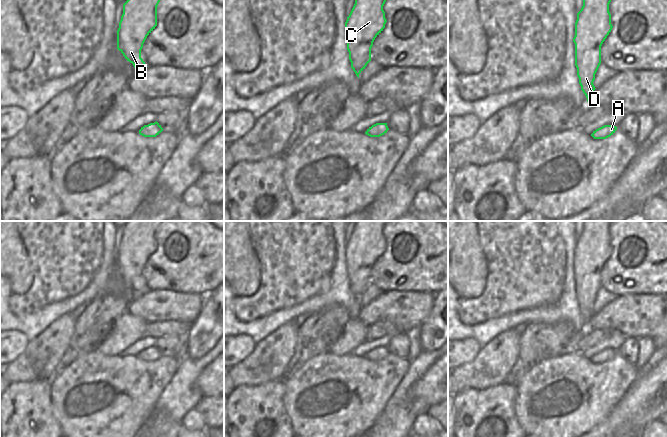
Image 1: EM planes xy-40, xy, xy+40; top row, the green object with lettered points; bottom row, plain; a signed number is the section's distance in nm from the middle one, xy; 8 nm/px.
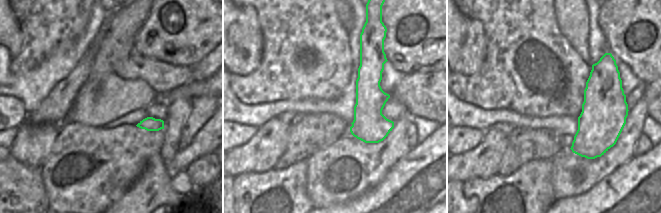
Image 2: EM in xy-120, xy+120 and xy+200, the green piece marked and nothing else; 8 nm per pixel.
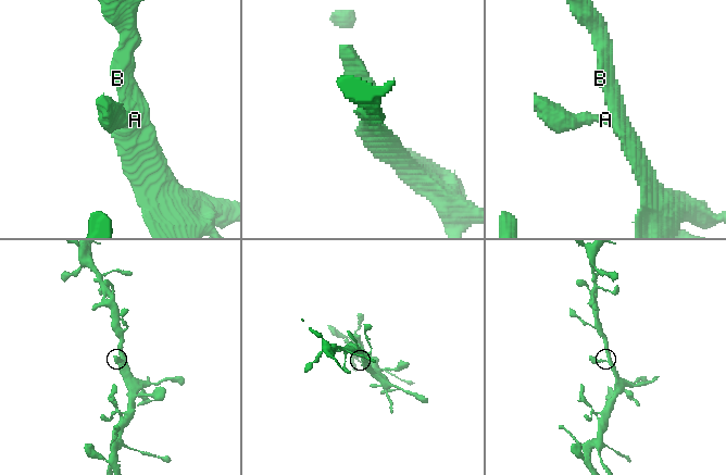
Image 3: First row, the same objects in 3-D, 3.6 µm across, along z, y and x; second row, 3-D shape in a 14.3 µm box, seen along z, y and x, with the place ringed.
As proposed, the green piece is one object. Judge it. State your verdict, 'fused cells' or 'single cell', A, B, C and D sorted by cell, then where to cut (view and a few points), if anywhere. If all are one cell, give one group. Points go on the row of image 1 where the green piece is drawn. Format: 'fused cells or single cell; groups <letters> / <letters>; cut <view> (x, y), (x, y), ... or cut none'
single cell; groups A B C D; cut none

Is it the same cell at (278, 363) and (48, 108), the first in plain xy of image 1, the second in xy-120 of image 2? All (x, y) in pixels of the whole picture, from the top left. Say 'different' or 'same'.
same

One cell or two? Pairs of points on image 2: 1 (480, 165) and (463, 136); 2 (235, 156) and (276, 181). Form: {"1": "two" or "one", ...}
{"1": "two", "2": "two"}

